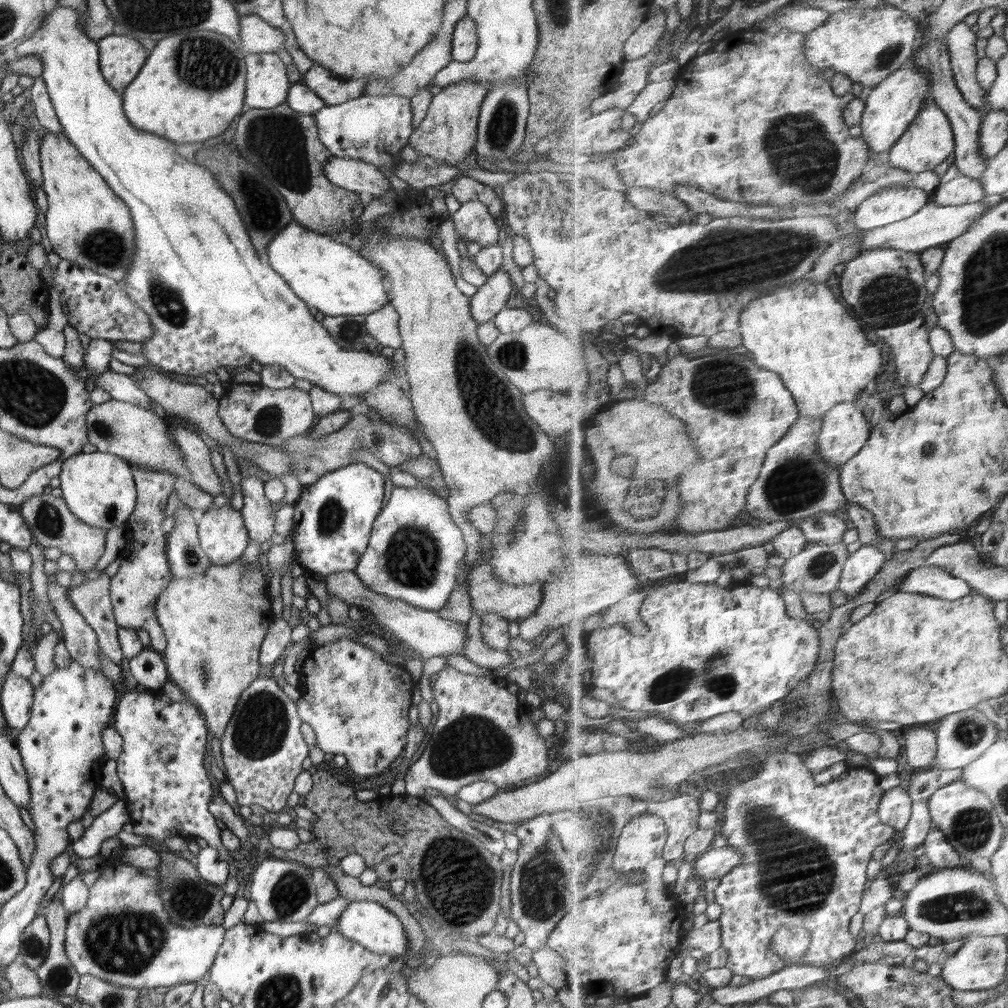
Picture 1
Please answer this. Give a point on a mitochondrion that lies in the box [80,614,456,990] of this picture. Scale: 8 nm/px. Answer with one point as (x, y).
(125, 941)

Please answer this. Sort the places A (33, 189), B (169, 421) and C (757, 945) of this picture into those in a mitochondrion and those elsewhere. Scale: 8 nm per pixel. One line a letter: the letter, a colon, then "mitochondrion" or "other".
A: other
B: other
C: other

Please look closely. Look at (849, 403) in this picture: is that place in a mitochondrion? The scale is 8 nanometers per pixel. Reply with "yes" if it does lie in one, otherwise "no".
no

